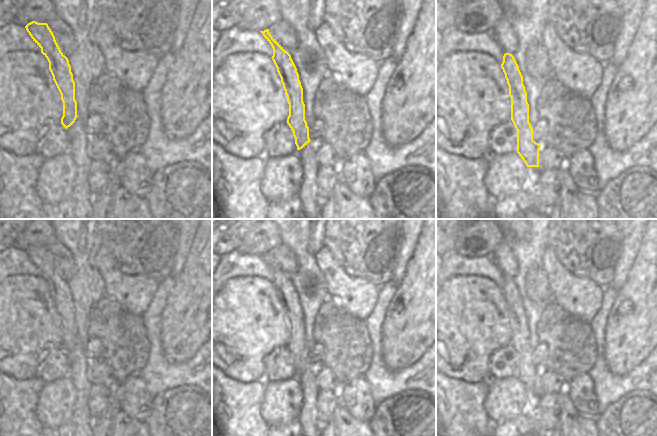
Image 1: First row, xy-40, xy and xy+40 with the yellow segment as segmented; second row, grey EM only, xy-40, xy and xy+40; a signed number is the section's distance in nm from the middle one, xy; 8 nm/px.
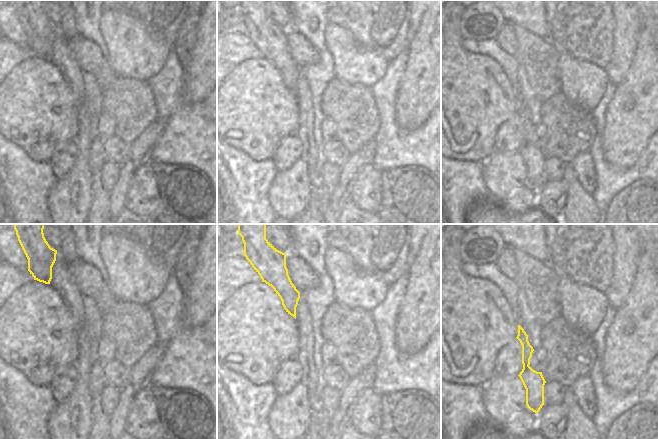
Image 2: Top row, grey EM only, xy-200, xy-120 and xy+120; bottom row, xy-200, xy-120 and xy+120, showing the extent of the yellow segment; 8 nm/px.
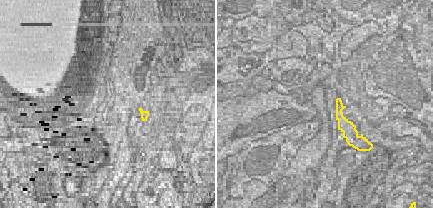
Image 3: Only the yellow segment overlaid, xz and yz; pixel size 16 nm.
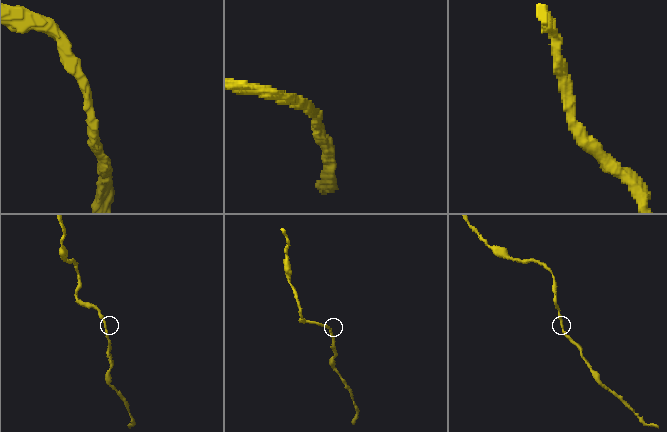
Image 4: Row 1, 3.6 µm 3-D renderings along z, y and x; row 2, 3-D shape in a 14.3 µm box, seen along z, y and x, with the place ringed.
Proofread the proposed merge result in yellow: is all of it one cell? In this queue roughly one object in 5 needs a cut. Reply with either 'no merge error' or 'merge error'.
no merge error

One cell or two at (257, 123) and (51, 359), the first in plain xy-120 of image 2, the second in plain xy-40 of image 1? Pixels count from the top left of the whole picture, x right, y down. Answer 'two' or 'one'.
two

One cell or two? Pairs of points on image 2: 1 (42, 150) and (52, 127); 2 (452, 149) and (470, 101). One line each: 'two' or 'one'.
1: one
2: one

